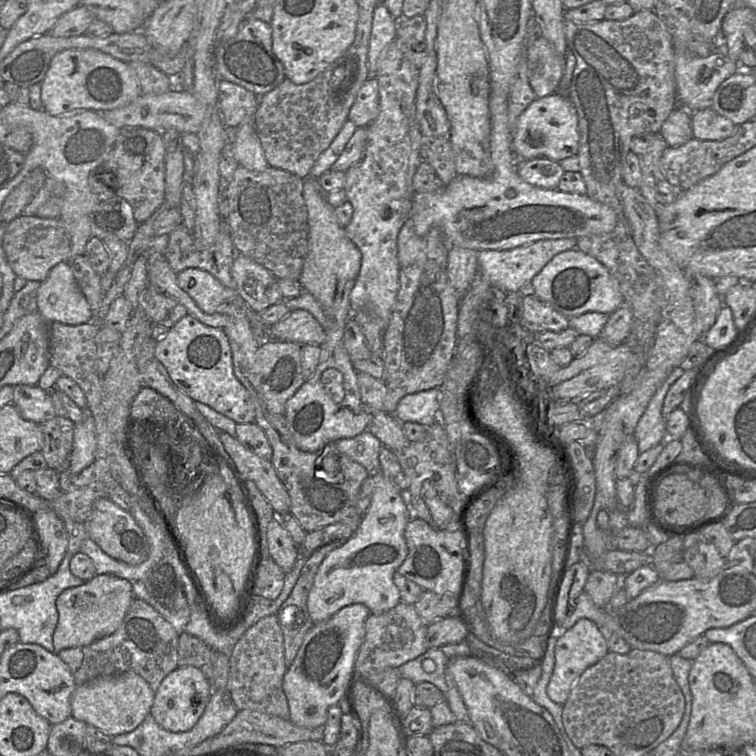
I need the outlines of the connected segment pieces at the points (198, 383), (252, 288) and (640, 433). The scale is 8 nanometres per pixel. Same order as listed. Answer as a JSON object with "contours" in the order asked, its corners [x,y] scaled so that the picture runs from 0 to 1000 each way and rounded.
{"contours":[[[[247,417],[224,435],[216,450],[206,451],[204,471],[218,485],[229,508],[255,530],[272,534],[312,561],[336,560],[337,540],[327,515],[310,496],[306,460],[295,435],[276,433]]],[[[313,335],[304,354],[312,389],[336,413],[369,401],[374,393],[365,366],[336,343]]],[[[894,485],[861,526],[853,545],[845,554],[839,571],[845,599],[852,599],[876,585],[881,585],[881,561],[876,540],[881,521],[890,507],[905,493],[905,488]]]]}

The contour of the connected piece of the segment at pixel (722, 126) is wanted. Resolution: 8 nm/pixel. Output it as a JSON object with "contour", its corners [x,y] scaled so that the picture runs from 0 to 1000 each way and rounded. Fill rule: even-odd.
{"contour":[[[940,140],[915,149],[915,177],[921,184],[956,185],[971,176],[974,167],[966,157],[950,151]]]}

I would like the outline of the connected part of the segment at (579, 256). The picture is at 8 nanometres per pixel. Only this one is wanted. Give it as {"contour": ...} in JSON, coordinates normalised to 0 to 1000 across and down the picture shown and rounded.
{"contour":[[[763,328],[735,337],[704,369],[698,389],[706,389],[751,421],[778,413],[807,417],[825,402],[816,369],[790,343]]]}

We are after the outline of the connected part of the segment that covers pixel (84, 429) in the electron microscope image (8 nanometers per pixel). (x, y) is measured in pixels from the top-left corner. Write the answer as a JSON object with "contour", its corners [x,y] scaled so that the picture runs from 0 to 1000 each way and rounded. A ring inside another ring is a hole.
{"contour":[[[115,549],[106,560],[99,561],[97,574],[95,598],[90,606],[90,622],[94,628],[106,626],[128,606],[128,583],[126,575],[126,563],[123,554]]]}

